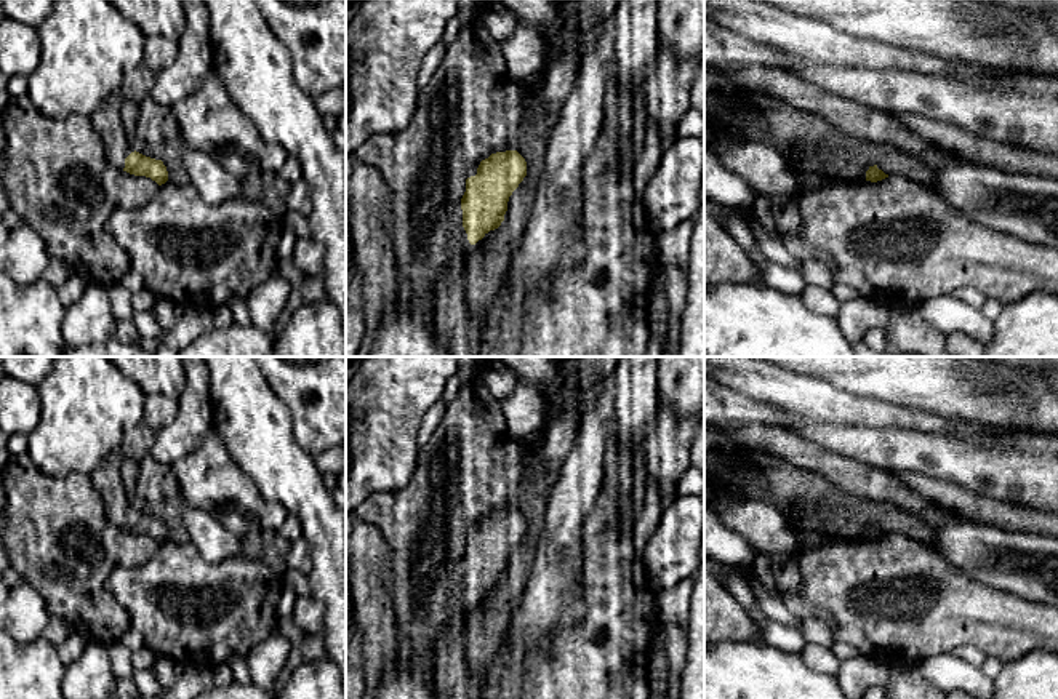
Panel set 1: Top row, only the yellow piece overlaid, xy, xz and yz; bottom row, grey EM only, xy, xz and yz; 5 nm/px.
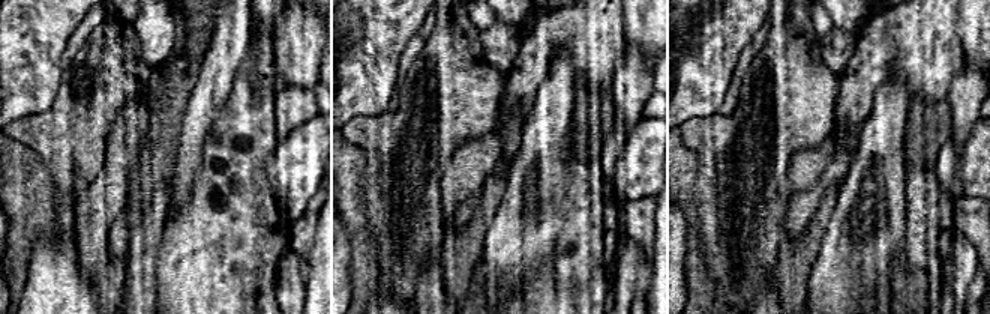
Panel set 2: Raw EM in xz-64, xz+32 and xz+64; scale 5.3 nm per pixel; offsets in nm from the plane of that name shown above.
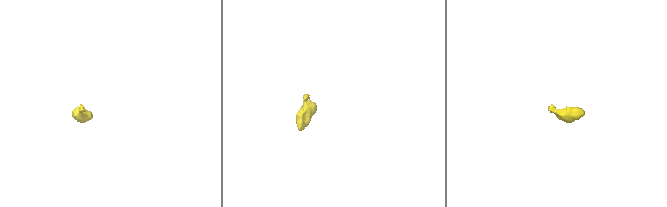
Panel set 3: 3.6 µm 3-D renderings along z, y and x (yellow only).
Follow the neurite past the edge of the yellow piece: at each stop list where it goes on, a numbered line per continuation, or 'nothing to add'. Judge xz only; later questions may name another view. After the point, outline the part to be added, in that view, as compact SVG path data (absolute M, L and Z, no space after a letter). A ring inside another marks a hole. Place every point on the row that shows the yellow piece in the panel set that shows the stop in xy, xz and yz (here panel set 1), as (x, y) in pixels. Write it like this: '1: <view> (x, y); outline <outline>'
1: xz (460, 333); outline M461 203L453 216L461 226L459 245L435 285L434 330L448 357L479 357L482 328L467 306L463 282L466 254L472 245L463 227Z

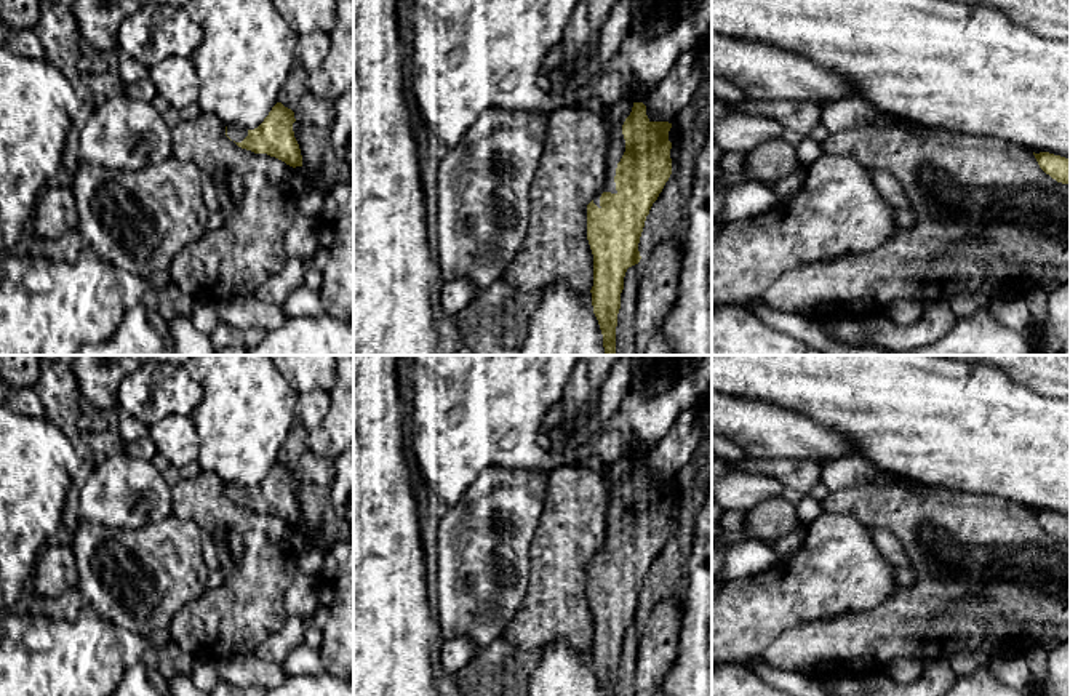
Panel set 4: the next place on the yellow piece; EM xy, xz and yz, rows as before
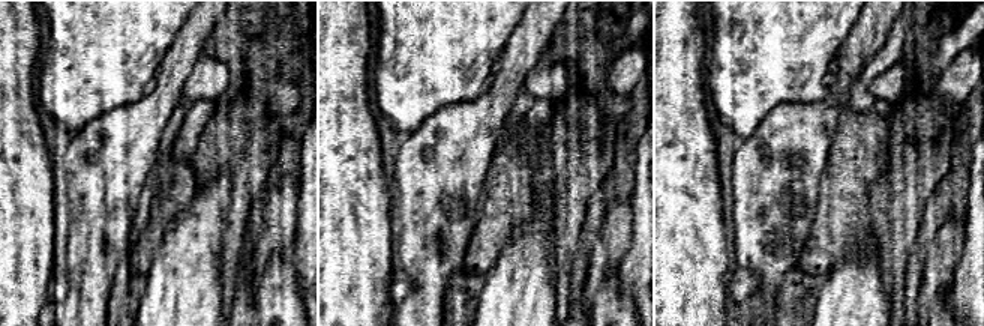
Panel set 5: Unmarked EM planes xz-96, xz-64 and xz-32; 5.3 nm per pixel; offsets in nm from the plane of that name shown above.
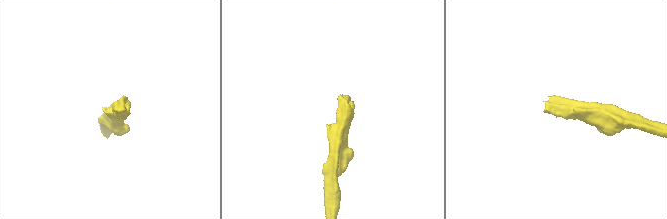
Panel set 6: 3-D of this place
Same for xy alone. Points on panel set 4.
1: xy (235, 133); outline M227 126L227 136L235 142L242 142L248 136L248 130L238 126Z

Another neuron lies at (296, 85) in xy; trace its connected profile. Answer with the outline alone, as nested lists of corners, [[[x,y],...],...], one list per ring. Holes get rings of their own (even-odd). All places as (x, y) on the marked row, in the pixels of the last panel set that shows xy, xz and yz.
[[[296,64],[281,91],[280,91],[280,102],[294,110],[296,104],[299,102],[299,99],[309,93],[309,82],[310,82],[312,75],[304,69],[301,67],[299,64]]]

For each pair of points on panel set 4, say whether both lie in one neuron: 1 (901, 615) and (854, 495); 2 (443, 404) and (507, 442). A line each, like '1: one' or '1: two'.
1: one
2: one

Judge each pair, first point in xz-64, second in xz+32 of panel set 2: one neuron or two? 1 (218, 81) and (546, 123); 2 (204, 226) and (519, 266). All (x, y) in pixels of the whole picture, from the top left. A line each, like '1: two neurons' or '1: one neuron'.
1: one neuron
2: two neurons

